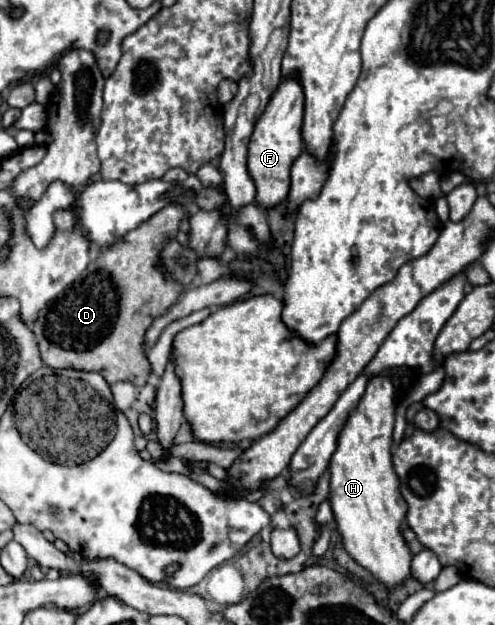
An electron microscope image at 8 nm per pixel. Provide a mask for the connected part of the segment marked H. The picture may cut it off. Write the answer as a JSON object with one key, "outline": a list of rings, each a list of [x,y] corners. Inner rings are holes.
{"outline":[[[388,371],[372,375],[368,379],[364,395],[360,397],[358,405],[348,415],[344,427],[338,433],[338,447],[330,459],[330,505],[338,531],[344,539],[344,547],[362,567],[366,567],[376,579],[380,579],[388,587],[400,585],[406,577],[410,577],[412,559],[412,553],[406,551],[406,543],[402,543],[402,535],[398,535],[398,527],[406,517],[406,501],[400,495],[400,481],[392,467],[392,429],[396,409],[394,393],[396,389]]]}

